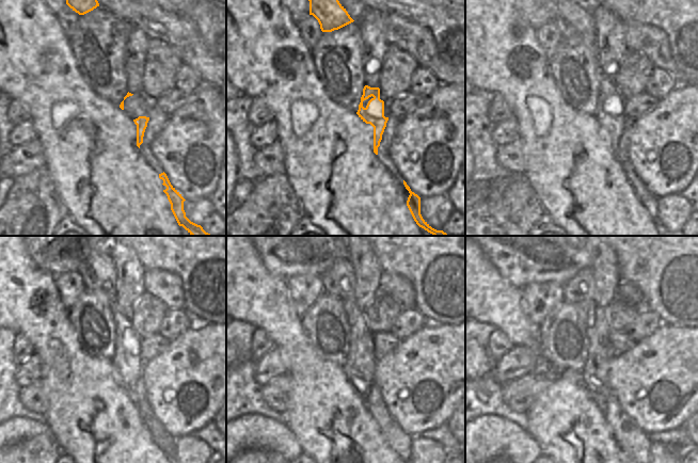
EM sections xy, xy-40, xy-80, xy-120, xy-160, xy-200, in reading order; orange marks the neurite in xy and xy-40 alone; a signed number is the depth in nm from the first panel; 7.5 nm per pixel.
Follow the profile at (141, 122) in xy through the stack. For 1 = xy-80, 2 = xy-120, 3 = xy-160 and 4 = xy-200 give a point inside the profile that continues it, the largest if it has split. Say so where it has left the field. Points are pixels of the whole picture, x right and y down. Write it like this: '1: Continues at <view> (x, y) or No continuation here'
1: Continues at xy-80 (608, 112)
2: Continues at xy-120 (98, 271)
3: Continues at xy-160 (338, 281)
4: Continues at xy-200 (580, 290).

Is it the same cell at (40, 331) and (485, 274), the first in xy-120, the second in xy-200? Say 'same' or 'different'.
same

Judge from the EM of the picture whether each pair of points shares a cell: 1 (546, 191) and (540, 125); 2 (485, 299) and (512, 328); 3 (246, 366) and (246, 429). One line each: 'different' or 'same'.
1: same
2: same
3: different

